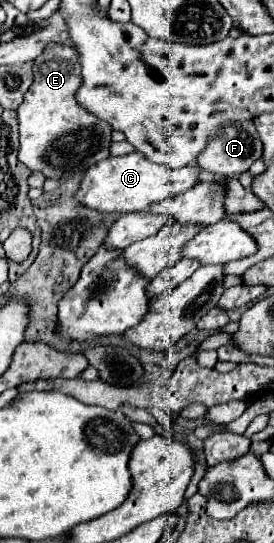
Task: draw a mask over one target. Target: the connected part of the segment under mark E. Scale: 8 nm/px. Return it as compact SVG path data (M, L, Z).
M49 45L35 63L33 63L33 85L25 93L25 101L17 109L19 117L19 161L23 161L31 171L41 171L45 177L53 179L67 179L69 175L83 175L85 169L109 157L111 145L111 125L103 123L99 117L89 113L75 101L79 85L83 83L81 77L81 63L79 53L73 47L63 45Z

